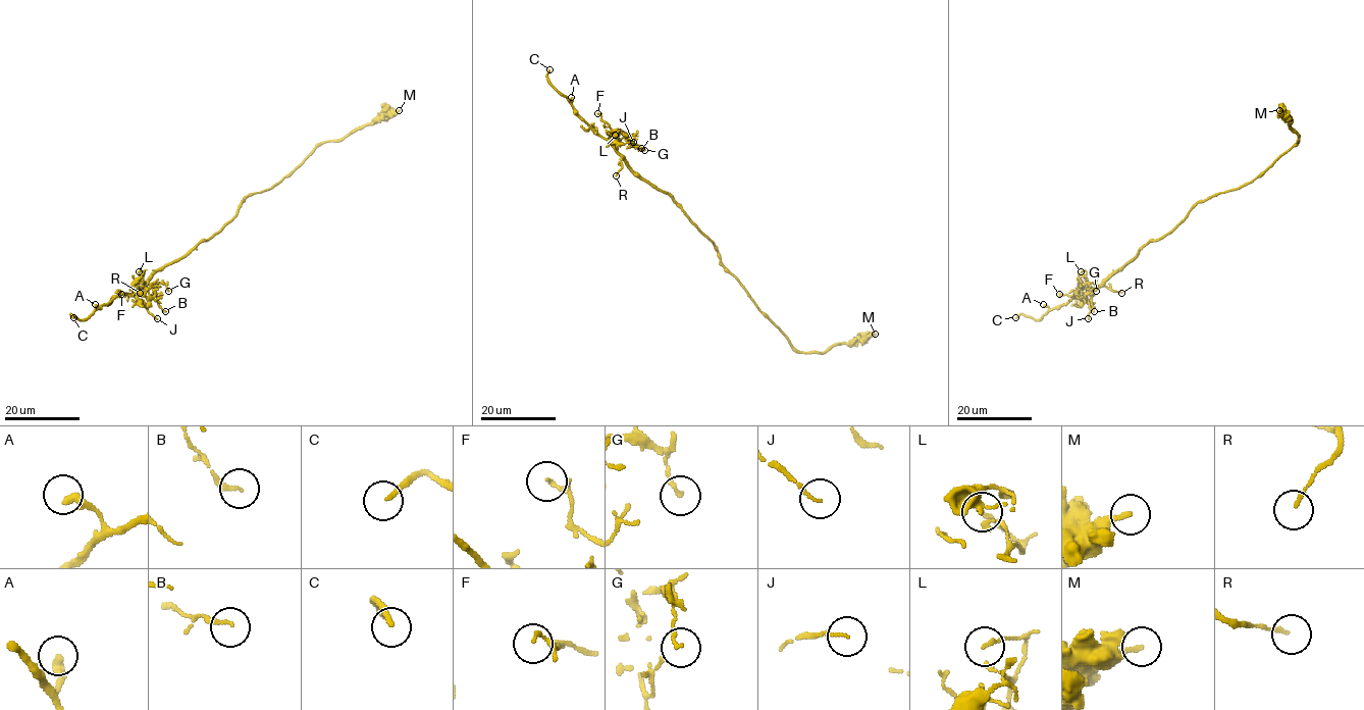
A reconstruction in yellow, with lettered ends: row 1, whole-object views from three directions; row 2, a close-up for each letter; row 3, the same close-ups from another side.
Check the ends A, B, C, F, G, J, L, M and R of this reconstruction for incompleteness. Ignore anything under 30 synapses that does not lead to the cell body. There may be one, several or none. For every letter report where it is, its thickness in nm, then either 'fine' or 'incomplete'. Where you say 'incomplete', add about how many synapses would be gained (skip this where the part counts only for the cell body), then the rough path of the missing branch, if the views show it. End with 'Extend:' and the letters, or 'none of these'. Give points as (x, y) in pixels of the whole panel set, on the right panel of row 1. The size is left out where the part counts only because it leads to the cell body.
A: at (1043, 304); 320 nm thick; fine
B: at (1094, 311); 170 nm thick; fine
C: at (1015, 317); 180 nm thick; incomplete; missing branch runs (1015, 317), (972, 315)
F: at (1059, 294); 120 nm thick; fine
G: at (1096, 291); 130 nm thick; fine
J: at (1088, 318); 70 nm thick; fine
L: at (1081, 271); 140 nm thick; fine
M: at (1279, 110); 200 nm thick; fine
R: at (1121, 293); 110 nm thick; fine
Extend: C

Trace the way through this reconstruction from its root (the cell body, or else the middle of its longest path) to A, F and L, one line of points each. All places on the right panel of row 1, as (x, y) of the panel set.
A: (1182, 220), (1161, 237), (1150, 240), (1126, 264), (1097, 287), (1077, 293), (1053, 309), (1043, 304)
F: (1182, 220), (1161, 237), (1150, 240), (1126, 264), (1096, 288), (1082, 288), (1070, 296), (1059, 294)
L: (1182, 220), (1161, 237), (1150, 240), (1126, 264), (1096, 288), (1085, 286), (1087, 271), (1081, 271)

